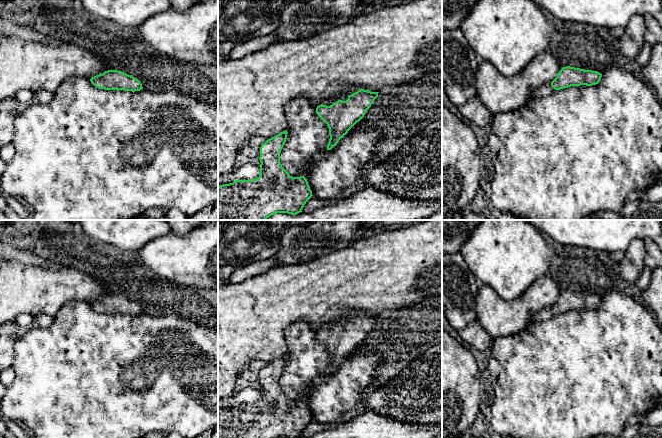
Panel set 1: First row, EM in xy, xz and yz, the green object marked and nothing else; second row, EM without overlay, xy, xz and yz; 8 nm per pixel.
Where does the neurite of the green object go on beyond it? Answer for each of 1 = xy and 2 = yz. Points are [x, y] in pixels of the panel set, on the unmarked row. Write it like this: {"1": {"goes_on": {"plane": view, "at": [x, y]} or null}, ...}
{"1": {"goes_on": null}, "2": {"goes_on": {"plane": "yz", "at": [545, 314]}}}

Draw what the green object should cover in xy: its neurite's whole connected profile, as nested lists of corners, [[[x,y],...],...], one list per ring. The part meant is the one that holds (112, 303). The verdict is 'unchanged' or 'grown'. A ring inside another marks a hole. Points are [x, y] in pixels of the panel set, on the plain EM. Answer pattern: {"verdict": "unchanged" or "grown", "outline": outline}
{"verdict": "unchanged", "outline": [[[118,294],[105,295],[92,301],[90,305],[95,311],[105,314],[135,316],[143,313],[141,306],[137,302]]]}

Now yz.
{"verdict": "grown", "outline": [[[566,290],[563,291],[557,301],[548,308],[537,312],[530,320],[531,322],[546,321],[553,318],[556,314],[571,310],[592,310],[600,306],[602,298],[597,295],[584,294],[580,292]]]}

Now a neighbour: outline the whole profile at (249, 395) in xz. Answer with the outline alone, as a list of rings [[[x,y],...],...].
[[[247,387],[238,390],[232,397],[218,398],[218,407],[229,408],[236,404],[252,404],[260,400],[260,391],[255,388]]]

